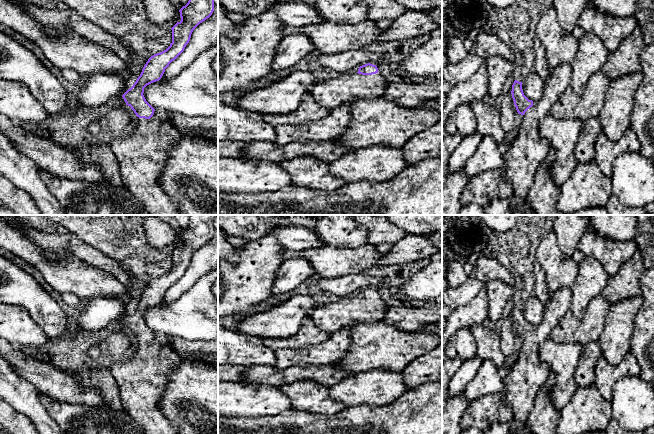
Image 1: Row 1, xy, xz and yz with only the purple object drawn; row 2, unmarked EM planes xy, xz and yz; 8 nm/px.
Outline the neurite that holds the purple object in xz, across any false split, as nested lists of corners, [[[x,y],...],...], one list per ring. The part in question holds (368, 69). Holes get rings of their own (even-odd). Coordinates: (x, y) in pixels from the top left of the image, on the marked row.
[[[367,63],[338,78],[317,81],[309,92],[318,104],[333,109],[356,99],[382,97],[388,84],[377,66]]]

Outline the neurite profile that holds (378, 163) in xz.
[[[380,144],[361,148],[354,152],[348,152],[330,163],[329,172],[334,177],[344,179],[346,183],[358,182],[361,180],[383,182],[399,175],[406,166],[406,161],[400,148],[392,148]]]

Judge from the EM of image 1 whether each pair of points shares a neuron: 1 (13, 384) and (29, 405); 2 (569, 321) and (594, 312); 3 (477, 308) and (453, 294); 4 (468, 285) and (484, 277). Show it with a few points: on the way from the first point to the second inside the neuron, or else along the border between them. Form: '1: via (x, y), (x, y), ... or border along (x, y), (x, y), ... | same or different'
1: via (15, 389), (25, 400) | same
2: via (575, 324), (582, 324), (588, 318) | same
3: border along (483, 285), (465, 305), (452, 310) | different
4: border along (469, 276), (478, 279), (483, 284) | different

